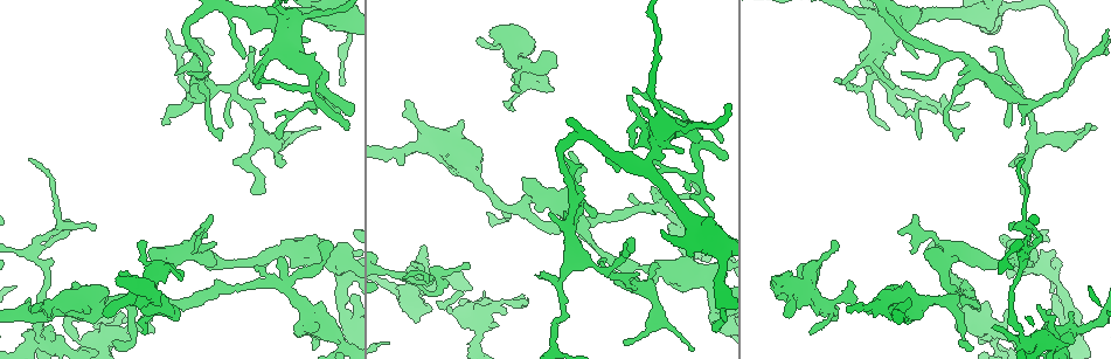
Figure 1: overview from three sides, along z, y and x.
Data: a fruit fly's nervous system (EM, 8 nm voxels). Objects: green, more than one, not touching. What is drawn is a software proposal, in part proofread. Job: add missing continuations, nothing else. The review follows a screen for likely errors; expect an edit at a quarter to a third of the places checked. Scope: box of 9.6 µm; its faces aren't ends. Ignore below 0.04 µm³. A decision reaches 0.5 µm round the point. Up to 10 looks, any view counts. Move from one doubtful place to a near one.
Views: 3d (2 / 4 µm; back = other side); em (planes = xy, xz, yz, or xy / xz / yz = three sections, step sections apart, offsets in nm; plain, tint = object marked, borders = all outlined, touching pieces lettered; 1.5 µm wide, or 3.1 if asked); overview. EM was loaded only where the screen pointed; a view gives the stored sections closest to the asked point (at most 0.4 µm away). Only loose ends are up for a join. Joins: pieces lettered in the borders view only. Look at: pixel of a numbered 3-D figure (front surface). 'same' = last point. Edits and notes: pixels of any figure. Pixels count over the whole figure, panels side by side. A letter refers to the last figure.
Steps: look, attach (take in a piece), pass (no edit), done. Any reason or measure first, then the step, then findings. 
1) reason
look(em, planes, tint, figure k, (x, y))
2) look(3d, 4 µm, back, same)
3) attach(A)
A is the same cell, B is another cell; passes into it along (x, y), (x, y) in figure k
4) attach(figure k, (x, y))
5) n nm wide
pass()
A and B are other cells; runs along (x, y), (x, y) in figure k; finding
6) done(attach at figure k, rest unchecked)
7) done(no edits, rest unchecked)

an open end
look(3d, 2 µm, figure 1, (30, 158))

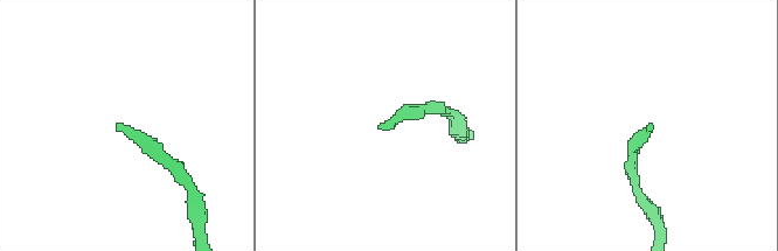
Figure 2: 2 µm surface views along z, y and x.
look(em, planes, borders, figure 2, (381, 128))

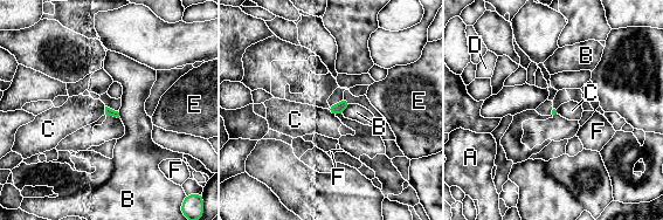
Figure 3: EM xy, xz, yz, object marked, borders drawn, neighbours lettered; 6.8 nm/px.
B touches over 90 nm
pass()
A, B, C, D, E and F are other cells; border along (326, 109), (335, 115) in figure 3; none of them fits

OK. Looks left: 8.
free end
look(3d, 2 µm, figure 1, (537, 276))

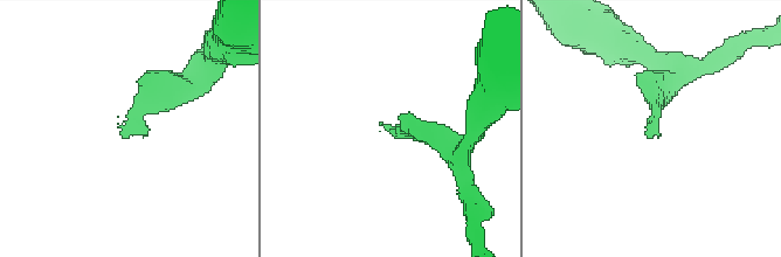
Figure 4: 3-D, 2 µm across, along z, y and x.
now the EM
look(em, 3.1 µm, planes, borders, figure 4, (386, 124))

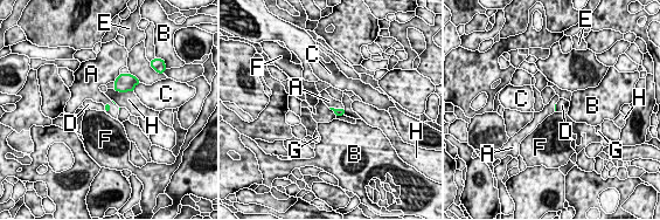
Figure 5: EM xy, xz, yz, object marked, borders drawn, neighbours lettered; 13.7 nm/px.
pass()
A, B, C, D, E, F, G and H are other cells; border along (330, 107), (344, 108) in figure 5; no lettered piece goes on from it

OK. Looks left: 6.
tapers out
look(3d, 4 µm, figure 1, (902, 74))

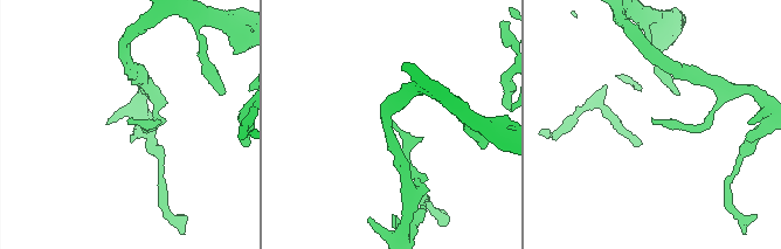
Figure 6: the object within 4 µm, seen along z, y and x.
now the EM
look(em, xz, step 8, plain, figure 6, (127, 121))

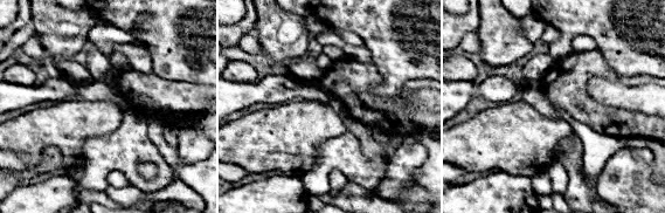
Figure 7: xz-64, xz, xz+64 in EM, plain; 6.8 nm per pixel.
see the neighbours
look(em, xz, step 8, borders, same)

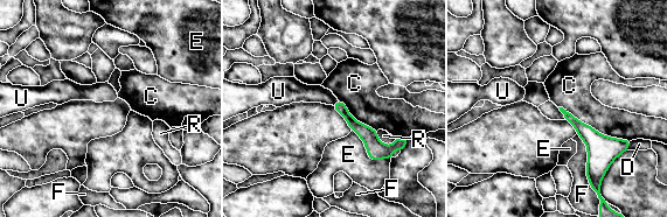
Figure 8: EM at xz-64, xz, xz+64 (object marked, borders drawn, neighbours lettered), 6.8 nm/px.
C touches over 550 nm
pass()
C, D, E, F, R and U are other cells; border along (338, 100), (332, 105) in figure 8; none of them fits

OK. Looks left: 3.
an open end
look(3d, 2 µm, figure 1, (317, 236))

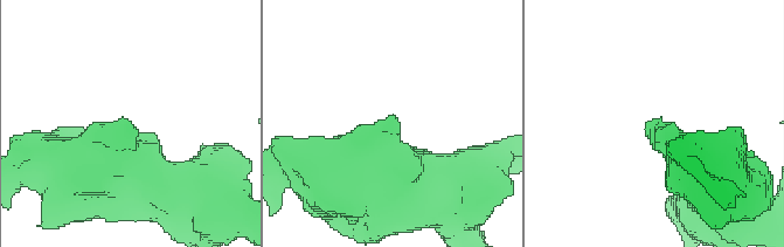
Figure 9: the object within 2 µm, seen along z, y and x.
need the tissue
look(em, planes, borders, figure 9, (645, 124))

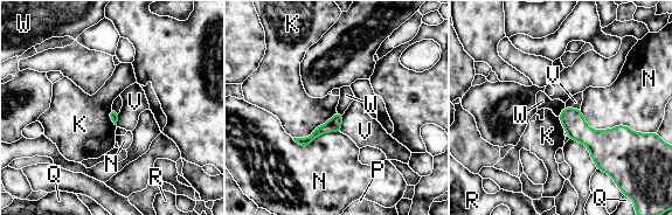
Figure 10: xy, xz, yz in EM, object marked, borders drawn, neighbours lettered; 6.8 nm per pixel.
pass()
K, N, P, Q, R, V and W are other cells; runs along (339, 117), (309, 140), (299, 140) in figure 10; no lettered piece goes on from it

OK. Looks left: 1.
done(no edits, rest unchecked)

